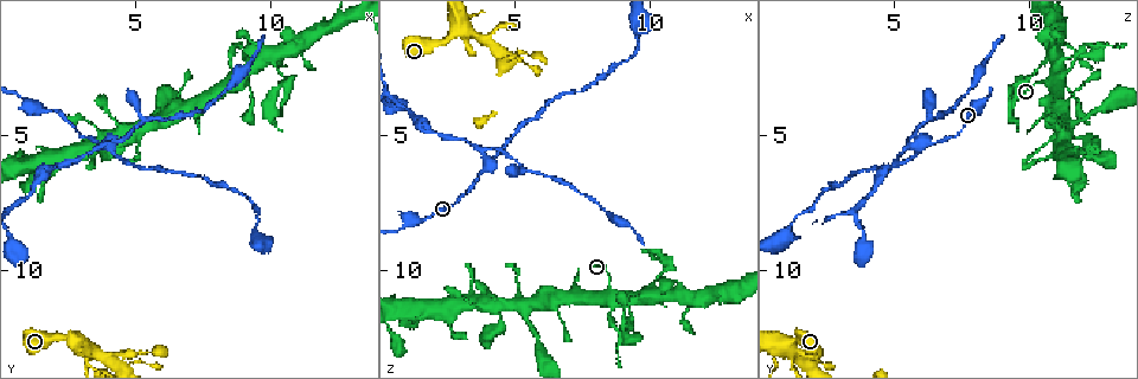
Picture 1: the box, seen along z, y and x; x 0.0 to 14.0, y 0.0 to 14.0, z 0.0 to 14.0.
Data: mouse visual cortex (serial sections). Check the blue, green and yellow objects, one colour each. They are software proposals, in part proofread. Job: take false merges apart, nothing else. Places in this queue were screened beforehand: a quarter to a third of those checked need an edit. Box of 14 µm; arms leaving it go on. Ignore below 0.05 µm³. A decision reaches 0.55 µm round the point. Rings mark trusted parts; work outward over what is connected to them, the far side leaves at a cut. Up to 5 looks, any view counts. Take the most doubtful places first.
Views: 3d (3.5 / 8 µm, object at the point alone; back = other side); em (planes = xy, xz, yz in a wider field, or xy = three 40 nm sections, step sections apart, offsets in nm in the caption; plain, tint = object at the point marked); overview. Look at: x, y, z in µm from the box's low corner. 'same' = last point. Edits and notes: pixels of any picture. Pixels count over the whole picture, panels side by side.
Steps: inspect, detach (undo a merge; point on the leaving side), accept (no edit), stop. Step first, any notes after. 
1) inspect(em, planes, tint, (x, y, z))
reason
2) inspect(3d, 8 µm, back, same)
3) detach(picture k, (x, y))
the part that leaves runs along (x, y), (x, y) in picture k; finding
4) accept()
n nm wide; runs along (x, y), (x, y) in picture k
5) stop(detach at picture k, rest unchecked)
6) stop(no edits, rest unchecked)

inspect(3d, 8 µm, (3.2, 12.7, 1.3))
abrupt turn

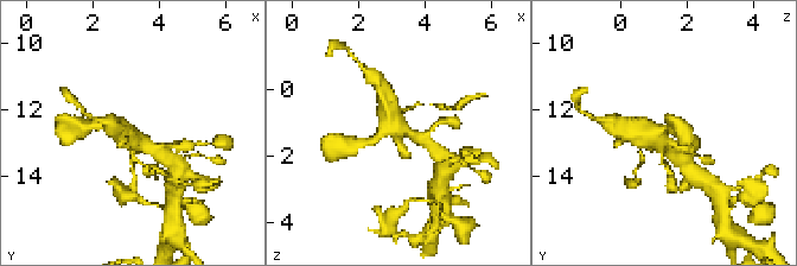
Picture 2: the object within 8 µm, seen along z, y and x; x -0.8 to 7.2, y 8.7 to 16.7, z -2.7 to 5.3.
inspect(3d, 3.5 µm, (3.1, 12.7, 1.2))
closer look

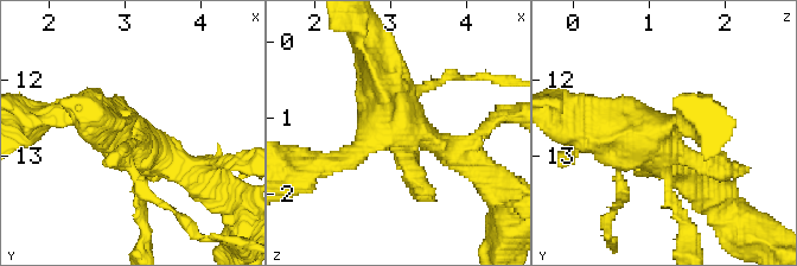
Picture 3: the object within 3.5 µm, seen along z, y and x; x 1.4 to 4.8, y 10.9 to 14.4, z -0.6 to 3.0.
inspect(em, xy, step 5, tint, (3.05, 12.70, 1.20))
now the EM

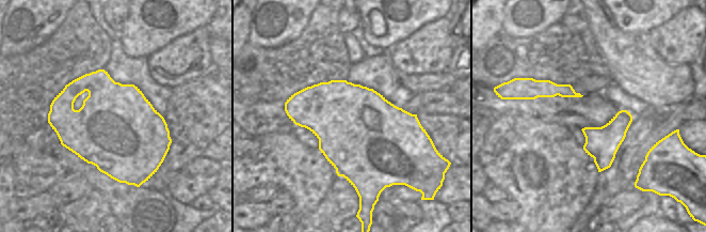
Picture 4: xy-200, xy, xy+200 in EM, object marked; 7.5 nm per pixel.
accept()
650 nm wide; runs along (63, 118), (121, 121), (193, 172) in picture 3; all the same cell

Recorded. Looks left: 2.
inspect(3d, 3.5 µm, back, (4.8, 13.1, 2.2))
abrupt turn

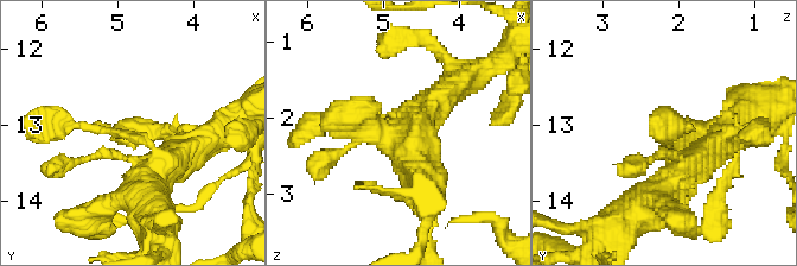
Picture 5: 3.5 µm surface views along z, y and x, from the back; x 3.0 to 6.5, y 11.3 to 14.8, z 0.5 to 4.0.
inspect(em, xy, step 5, tint, same)
now the EM

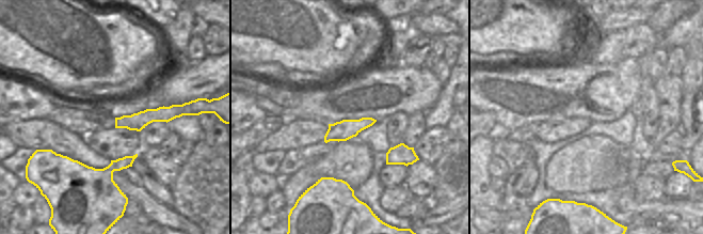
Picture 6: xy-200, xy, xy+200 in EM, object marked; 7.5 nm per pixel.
accept()
runs along (176, 109), (117, 125) in picture 6; continuous, no second cell

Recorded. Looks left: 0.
stop(no edits, rest unchecked)

